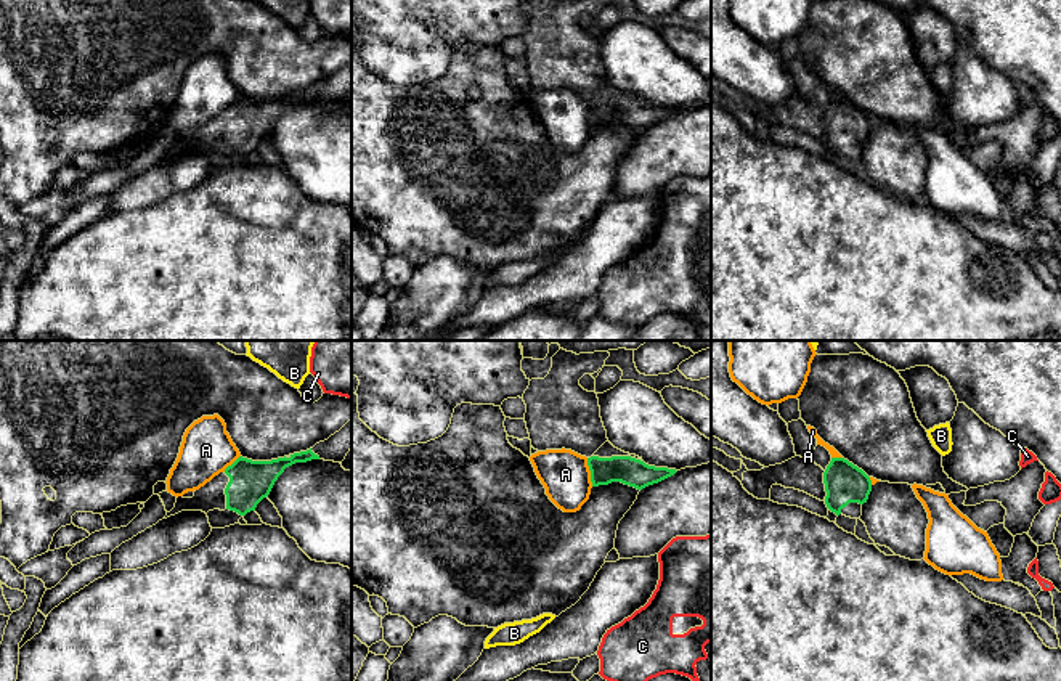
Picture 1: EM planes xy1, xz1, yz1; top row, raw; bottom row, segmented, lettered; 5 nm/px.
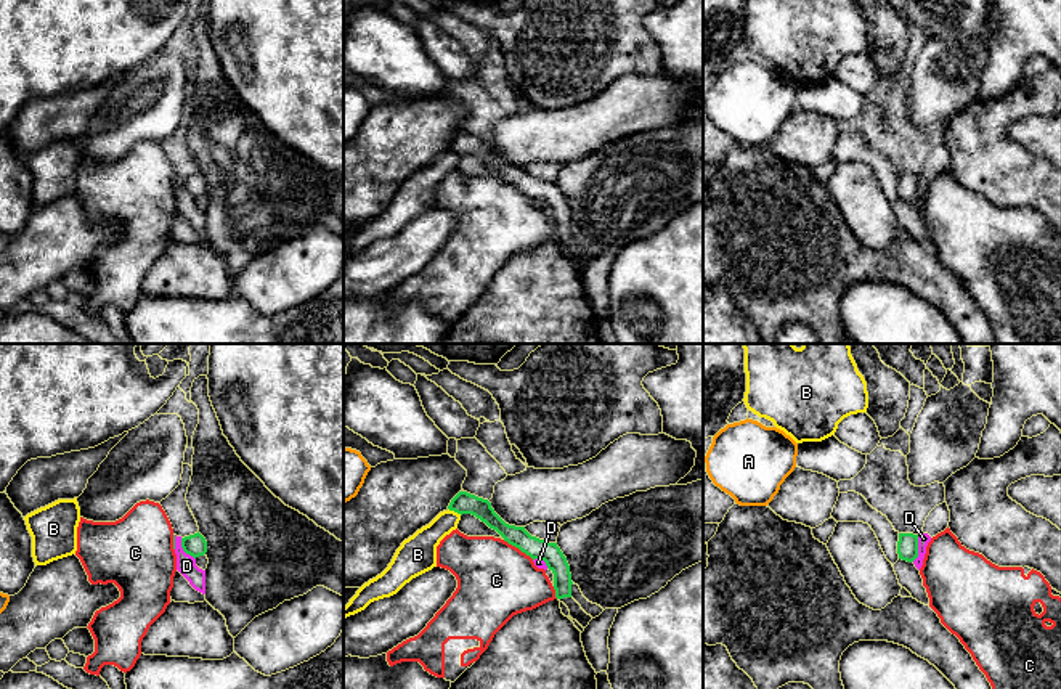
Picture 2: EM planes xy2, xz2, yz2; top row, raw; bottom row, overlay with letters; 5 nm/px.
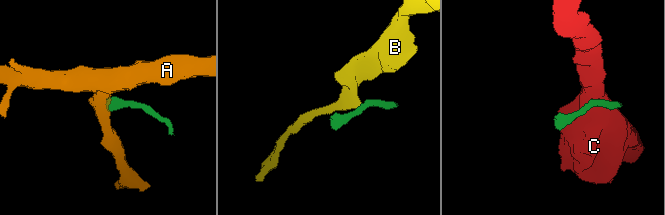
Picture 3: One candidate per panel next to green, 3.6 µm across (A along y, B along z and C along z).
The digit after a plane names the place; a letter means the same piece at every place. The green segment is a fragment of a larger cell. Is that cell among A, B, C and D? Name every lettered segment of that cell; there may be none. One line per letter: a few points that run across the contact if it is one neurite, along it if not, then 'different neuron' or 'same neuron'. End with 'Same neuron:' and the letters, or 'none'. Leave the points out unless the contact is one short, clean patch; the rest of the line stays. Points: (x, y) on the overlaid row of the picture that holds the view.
A: line xz1 (586, 458), (593, 485); different neuron
B: line xz2 (448, 508), (461, 514); different neuron
C: line xz2 (503, 540), (533, 559); different neuron
D: line yz2 (918, 537), (918, 554), (912, 561); different neuron
Same neuron: none

